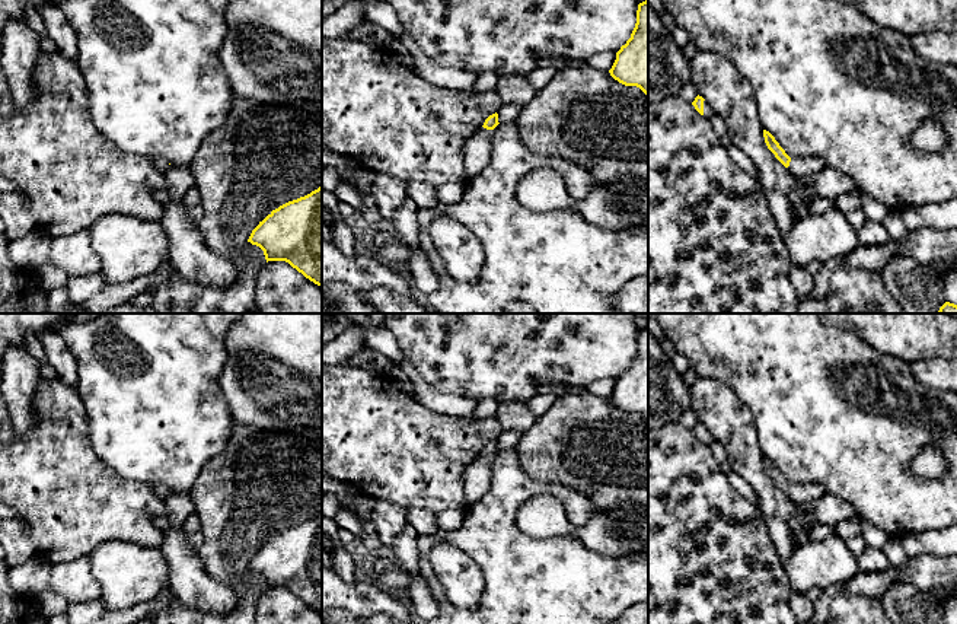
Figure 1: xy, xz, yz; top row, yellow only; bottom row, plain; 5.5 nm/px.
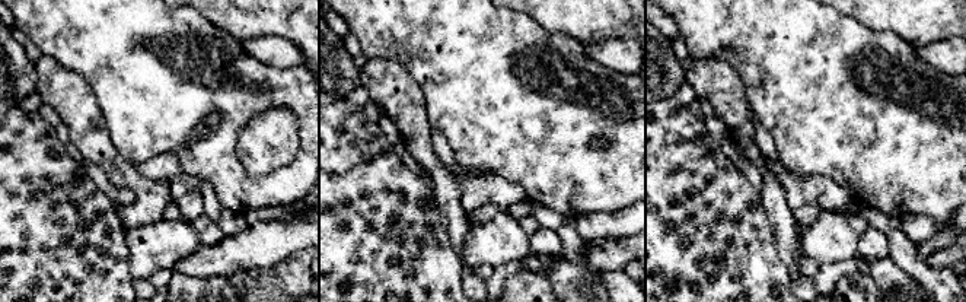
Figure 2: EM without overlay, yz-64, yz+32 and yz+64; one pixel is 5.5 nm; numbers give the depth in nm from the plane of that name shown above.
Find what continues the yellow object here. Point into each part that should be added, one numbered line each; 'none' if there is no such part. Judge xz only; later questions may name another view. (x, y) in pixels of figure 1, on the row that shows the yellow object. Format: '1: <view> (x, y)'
1: xz (477, 149)

